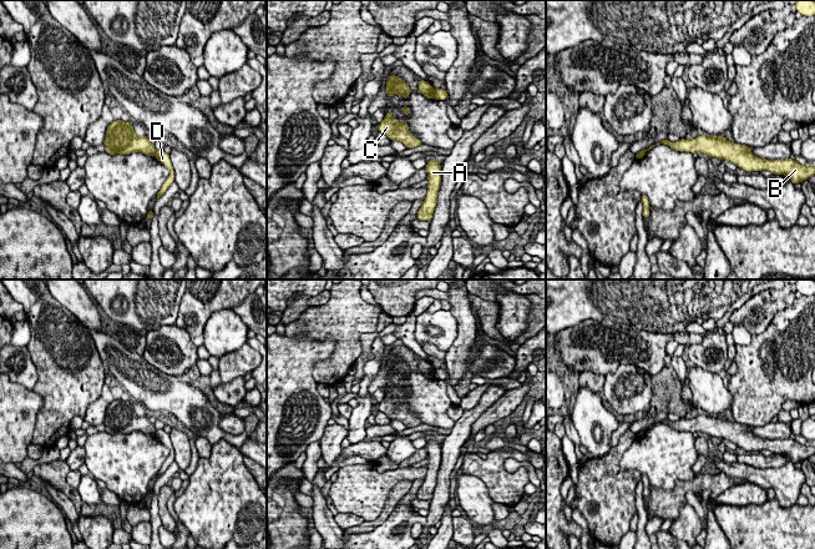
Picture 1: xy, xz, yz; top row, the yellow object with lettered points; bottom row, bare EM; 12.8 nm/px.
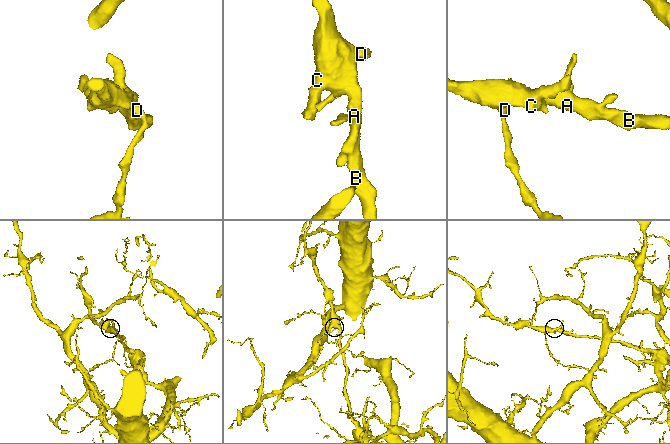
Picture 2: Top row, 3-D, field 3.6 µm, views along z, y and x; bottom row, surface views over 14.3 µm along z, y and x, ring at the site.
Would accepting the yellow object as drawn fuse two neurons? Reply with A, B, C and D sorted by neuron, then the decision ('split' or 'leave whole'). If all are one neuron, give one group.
A B C / D; split

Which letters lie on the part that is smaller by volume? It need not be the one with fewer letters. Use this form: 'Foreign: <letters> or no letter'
Foreign: A, B, C

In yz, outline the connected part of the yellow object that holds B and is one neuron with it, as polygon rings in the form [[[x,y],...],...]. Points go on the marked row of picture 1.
[[[703,135],[695,138],[680,138],[677,142],[670,142],[665,138],[655,145],[659,143],[668,145],[677,151],[705,153],[708,157],[723,158],[746,172],[768,170],[774,175],[788,176],[794,185],[815,175],[815,167],[810,165],[803,166],[791,158],[759,158],[751,153],[751,147],[736,142],[733,143],[724,136]]]

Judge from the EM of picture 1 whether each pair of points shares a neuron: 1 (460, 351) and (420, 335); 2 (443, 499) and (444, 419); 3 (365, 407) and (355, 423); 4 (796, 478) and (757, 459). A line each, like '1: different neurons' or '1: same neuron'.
1: different neurons
2: different neurons
3: same neuron
4: different neurons

